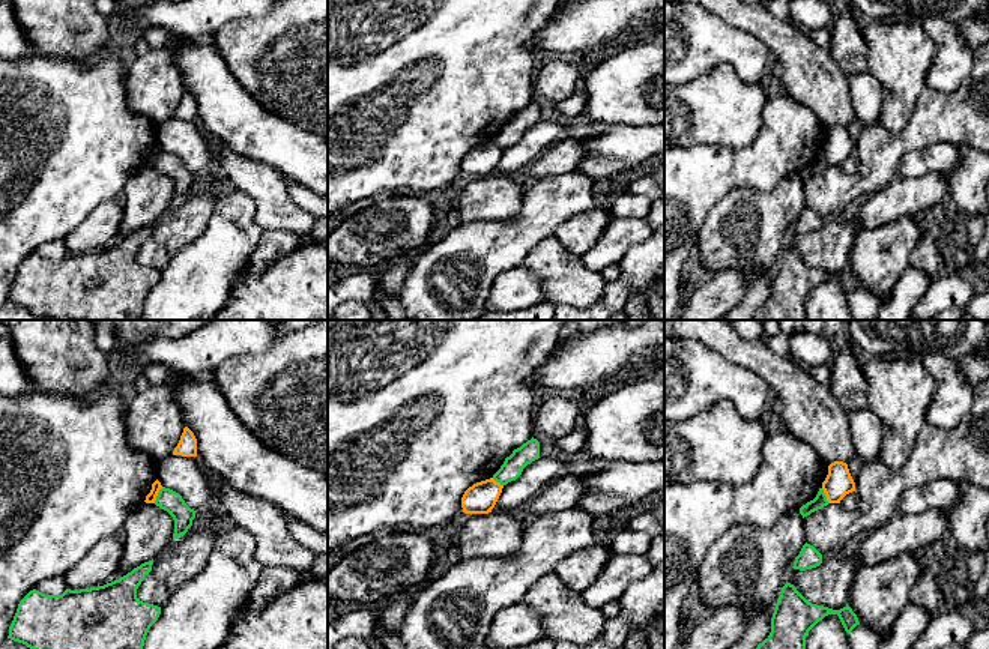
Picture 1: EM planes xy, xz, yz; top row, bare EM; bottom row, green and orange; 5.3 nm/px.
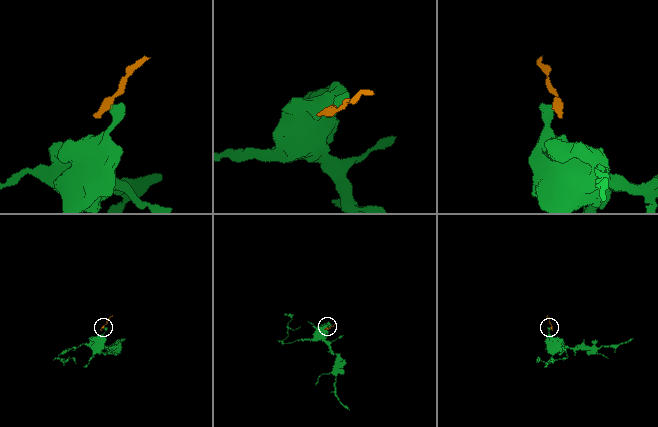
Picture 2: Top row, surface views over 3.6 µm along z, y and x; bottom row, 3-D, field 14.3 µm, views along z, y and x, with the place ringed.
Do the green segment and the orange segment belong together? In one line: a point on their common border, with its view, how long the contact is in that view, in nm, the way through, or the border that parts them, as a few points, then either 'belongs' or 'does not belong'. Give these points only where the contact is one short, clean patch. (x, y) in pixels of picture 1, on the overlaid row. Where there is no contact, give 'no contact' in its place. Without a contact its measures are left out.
xy (158, 495) | 100 nm | along xy (163, 487), (154, 502) | does not belong

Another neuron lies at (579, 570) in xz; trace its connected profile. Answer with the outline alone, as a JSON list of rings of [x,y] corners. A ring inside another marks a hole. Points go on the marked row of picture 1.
[[[591,545],[559,560],[553,572],[565,587],[582,593],[597,580],[609,557],[610,551],[606,547]]]

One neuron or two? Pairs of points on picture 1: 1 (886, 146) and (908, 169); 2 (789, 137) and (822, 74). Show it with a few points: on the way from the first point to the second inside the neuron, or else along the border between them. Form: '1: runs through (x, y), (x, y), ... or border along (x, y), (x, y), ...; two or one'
1: border along (931, 144), (908, 150), (899, 161), (896, 175); two
2: border along (783, 89), (794, 99), (804, 104), (822, 123); two

